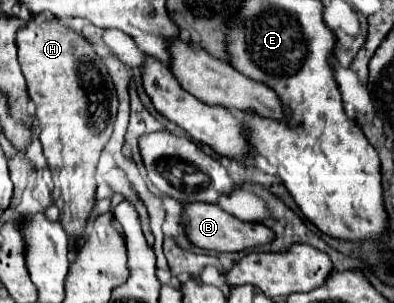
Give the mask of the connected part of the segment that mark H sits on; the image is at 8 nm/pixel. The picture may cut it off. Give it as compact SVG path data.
M31 18L29 26L17 32L17 48L19 48L19 64L23 76L27 80L27 92L35 104L35 118L41 122L39 140L43 144L43 154L47 158L49 170L53 174L53 202L59 206L63 216L63 228L71 240L85 238L85 222L95 204L95 168L101 150L109 142L113 132L113 122L117 114L117 94L111 82L111 76L101 62L101 58L93 52L93 48L83 40L83 36L67 30L57 20L45 22Z

